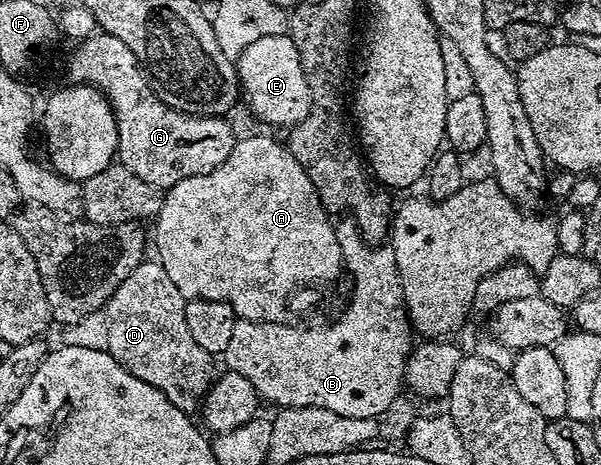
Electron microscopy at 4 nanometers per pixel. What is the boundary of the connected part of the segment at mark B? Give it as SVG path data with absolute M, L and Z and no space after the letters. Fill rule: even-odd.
M340 221L337 229L349 275L349 303L341 320L330 328L298 334L238 319L233 324L225 366L251 381L259 398L268 398L275 408L312 406L329 408L341 416L378 419L394 404L399 389L404 389L413 331L407 320L395 251L390 245L368 242L354 221Z

